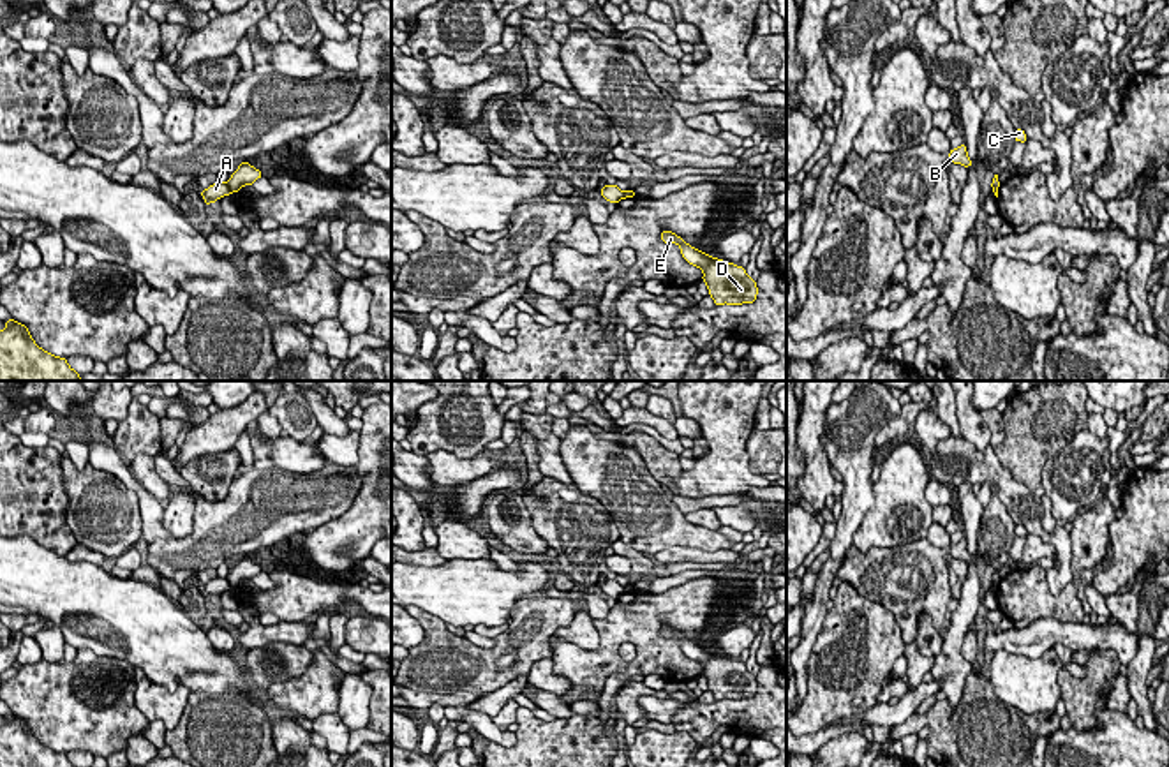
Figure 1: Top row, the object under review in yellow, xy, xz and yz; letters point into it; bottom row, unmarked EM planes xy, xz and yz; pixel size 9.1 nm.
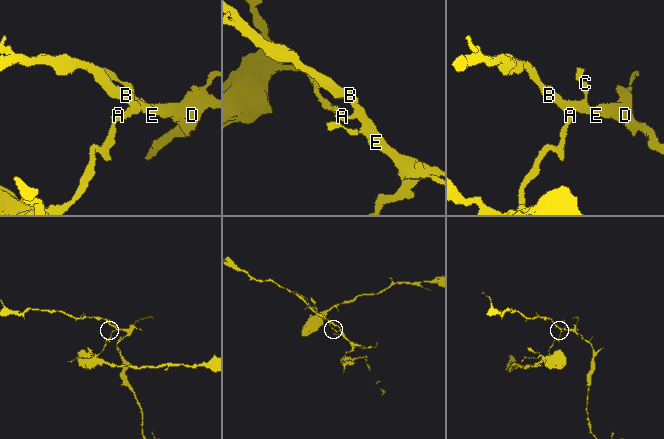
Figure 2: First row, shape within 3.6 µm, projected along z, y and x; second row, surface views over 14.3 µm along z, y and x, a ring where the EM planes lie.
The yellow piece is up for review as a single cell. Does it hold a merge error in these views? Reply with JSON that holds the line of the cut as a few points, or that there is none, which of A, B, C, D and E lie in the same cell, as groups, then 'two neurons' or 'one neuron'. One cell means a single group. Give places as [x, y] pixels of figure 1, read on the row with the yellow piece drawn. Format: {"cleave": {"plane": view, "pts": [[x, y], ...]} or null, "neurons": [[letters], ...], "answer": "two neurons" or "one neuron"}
{"cleave": {"plane": "xy", "pts": [[226, 184], [231, 191]]}, "neurons": [["A"], ["B", "C", "D", "E"]], "answer": "two neurons"}

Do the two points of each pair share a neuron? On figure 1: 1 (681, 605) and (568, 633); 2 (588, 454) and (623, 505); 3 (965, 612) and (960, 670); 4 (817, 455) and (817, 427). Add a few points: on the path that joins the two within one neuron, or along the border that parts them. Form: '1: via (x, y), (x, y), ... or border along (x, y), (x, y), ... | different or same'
1: border along (554, 635), (582, 647), (596, 647), (600, 644) | different
2: via (600, 466), (623, 492) | same
3: via (960, 626), (953, 639), (953, 656) | same
4: via (815, 448), (815, 434) | same

